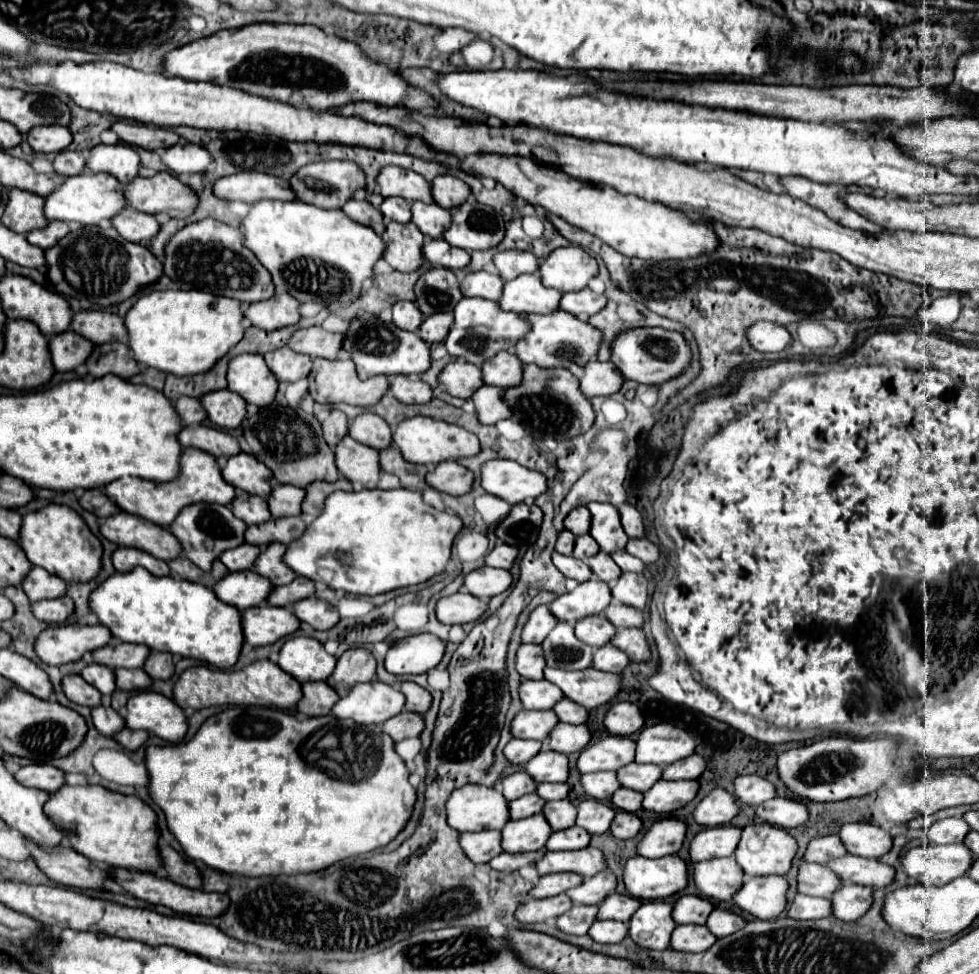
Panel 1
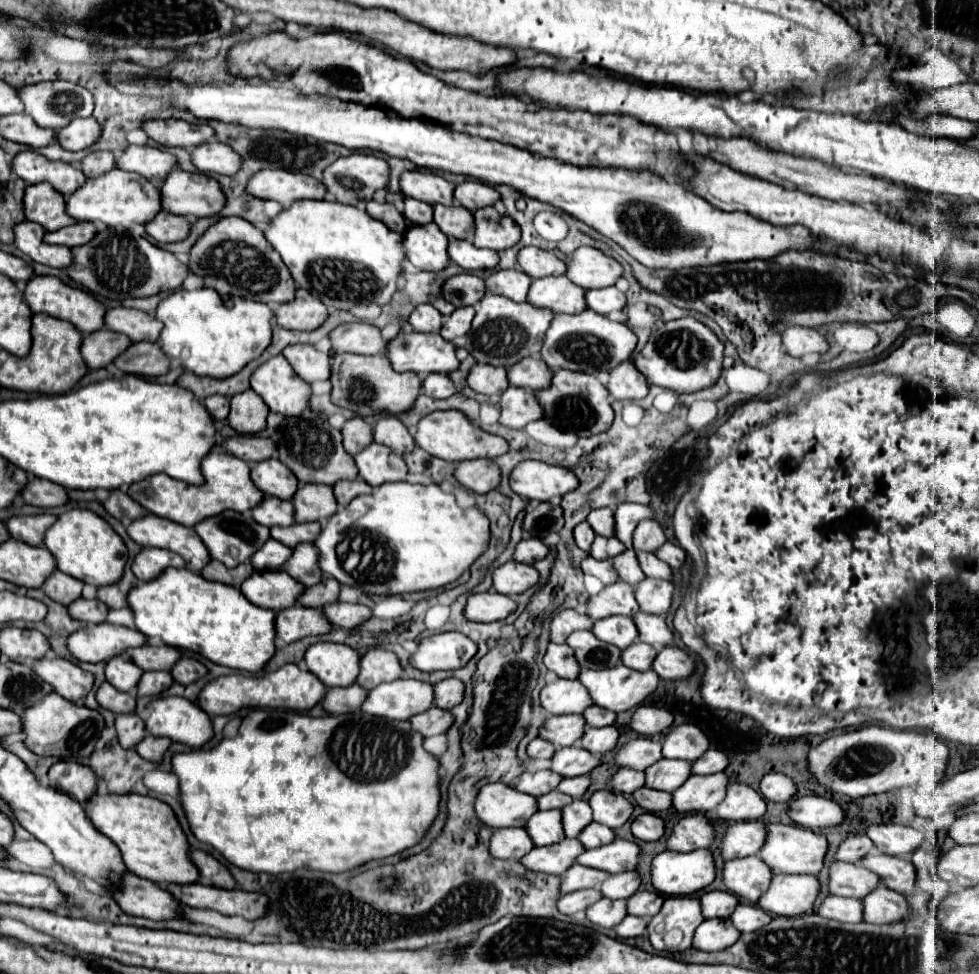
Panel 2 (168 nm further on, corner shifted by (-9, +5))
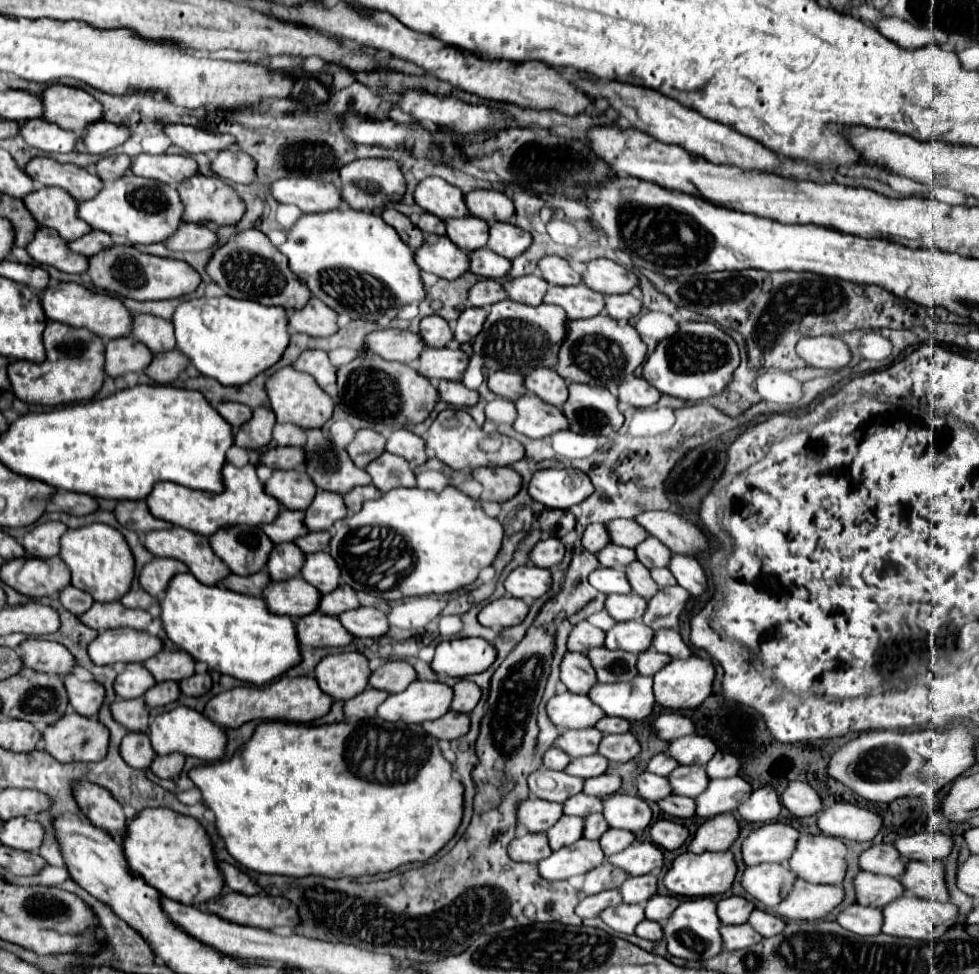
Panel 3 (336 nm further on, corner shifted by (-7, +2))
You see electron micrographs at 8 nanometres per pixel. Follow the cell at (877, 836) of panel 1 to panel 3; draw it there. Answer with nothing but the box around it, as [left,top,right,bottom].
[894,831,954,861]

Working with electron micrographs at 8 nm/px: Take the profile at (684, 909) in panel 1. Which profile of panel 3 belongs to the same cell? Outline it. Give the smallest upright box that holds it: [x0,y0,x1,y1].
[718,897,756,925]

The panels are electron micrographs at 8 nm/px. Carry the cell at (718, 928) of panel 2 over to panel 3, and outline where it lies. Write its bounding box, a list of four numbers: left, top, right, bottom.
[720,923,762,951]

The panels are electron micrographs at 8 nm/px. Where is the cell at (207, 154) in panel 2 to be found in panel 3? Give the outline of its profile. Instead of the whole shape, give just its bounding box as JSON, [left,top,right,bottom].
[212,149,256,185]

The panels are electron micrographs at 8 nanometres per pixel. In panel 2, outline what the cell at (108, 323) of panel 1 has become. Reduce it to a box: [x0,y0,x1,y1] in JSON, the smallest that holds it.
[104,307,162,342]

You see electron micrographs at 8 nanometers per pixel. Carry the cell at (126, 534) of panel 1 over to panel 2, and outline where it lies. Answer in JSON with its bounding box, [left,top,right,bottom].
[126,514,210,572]

